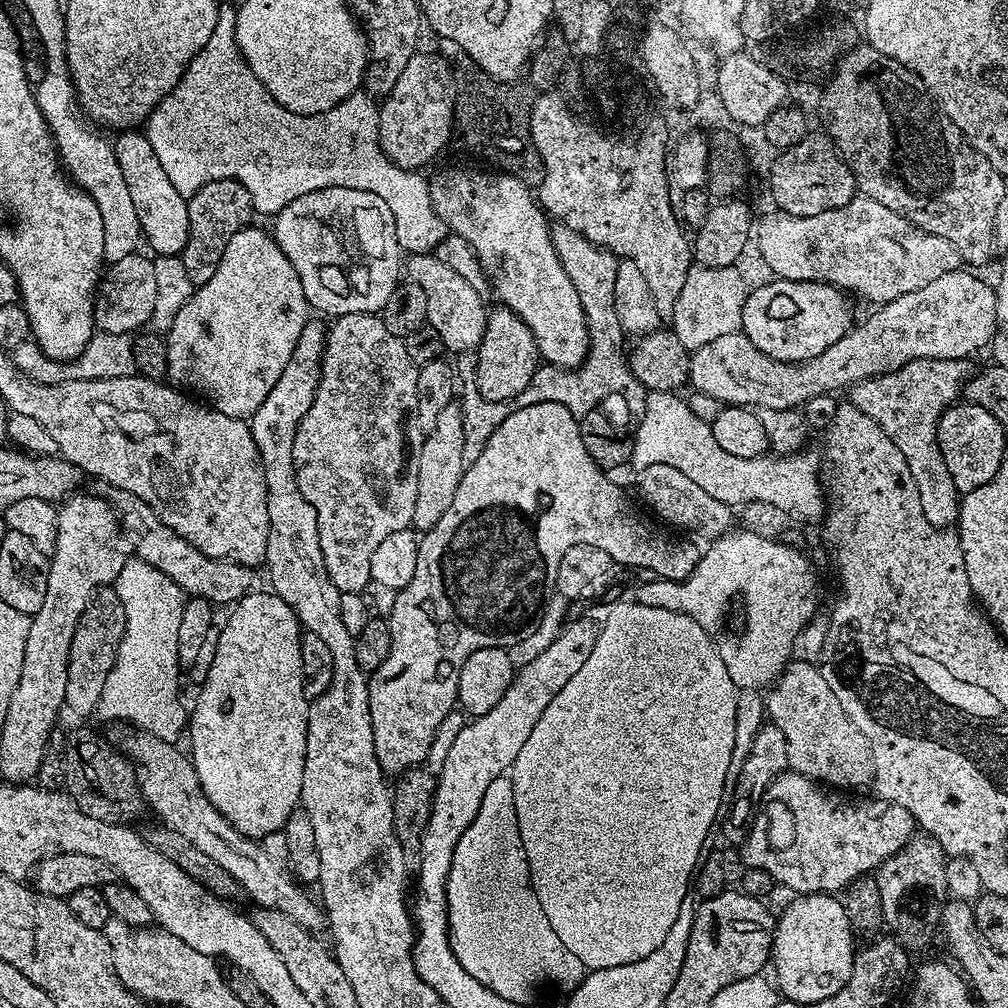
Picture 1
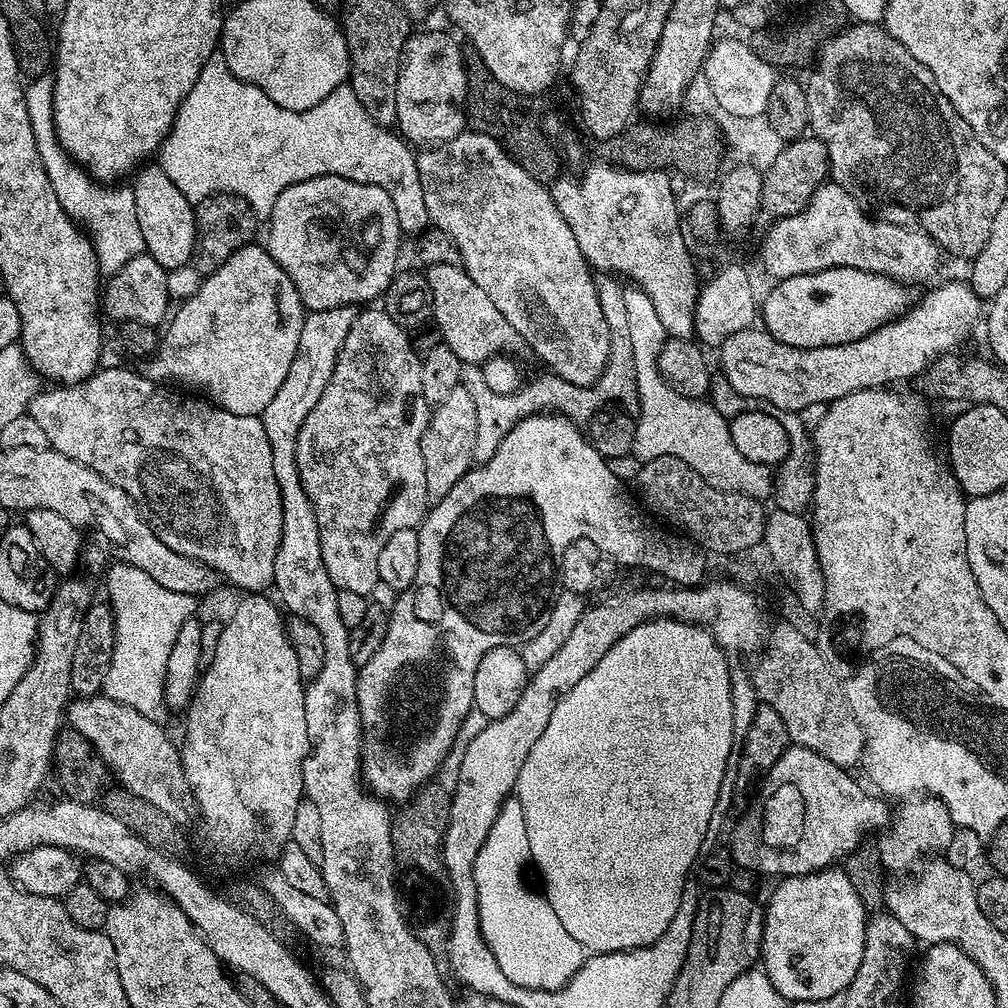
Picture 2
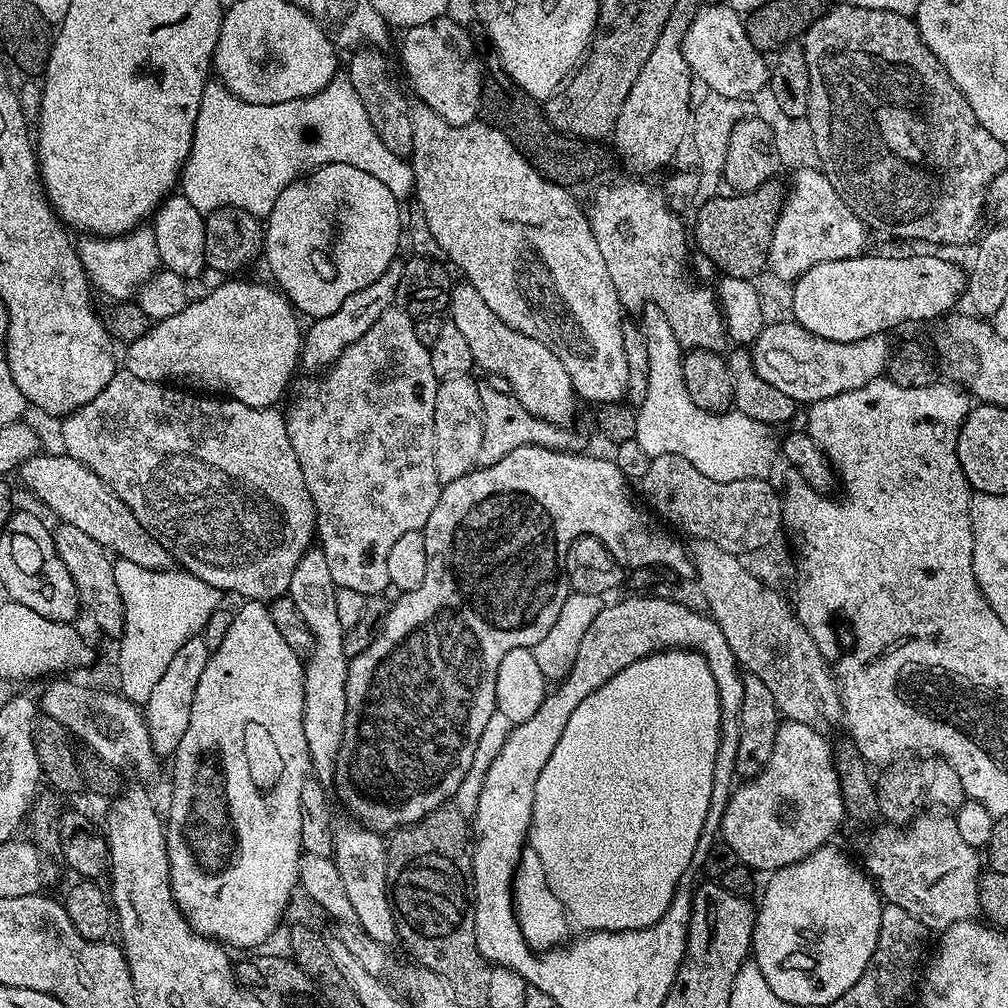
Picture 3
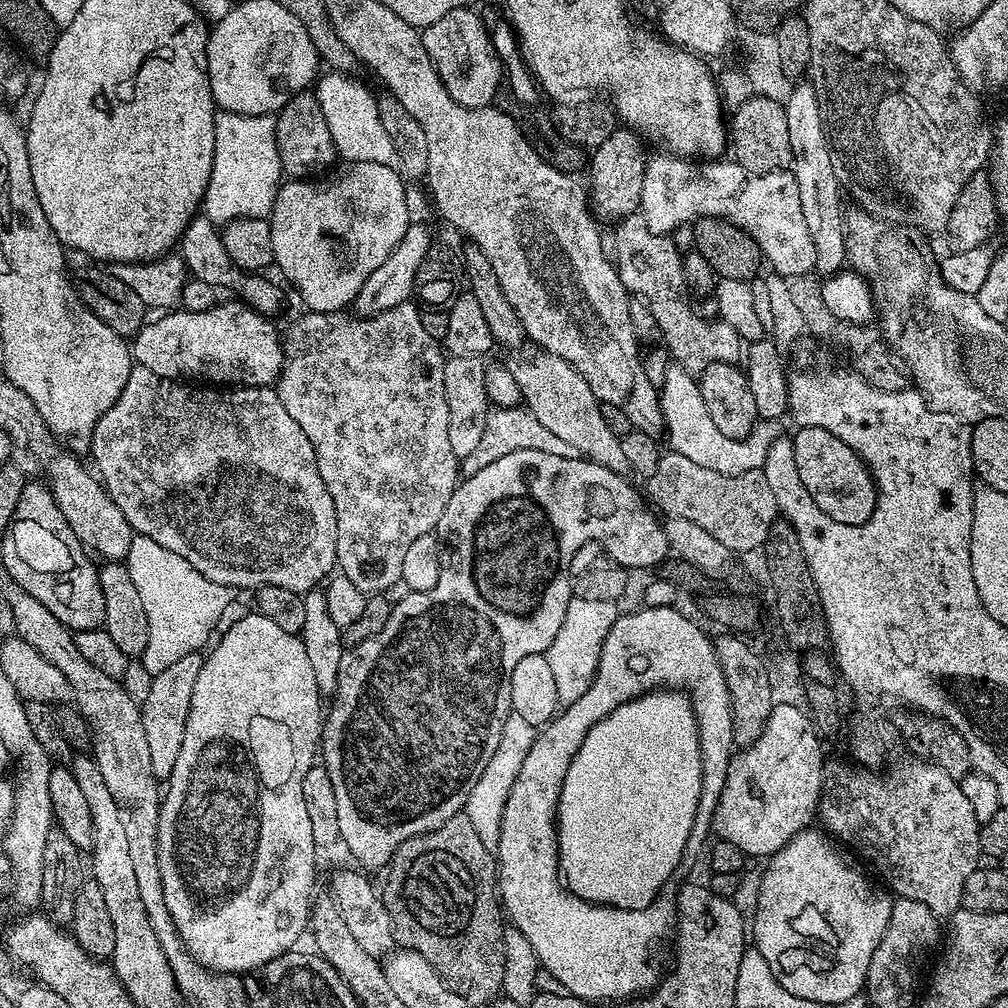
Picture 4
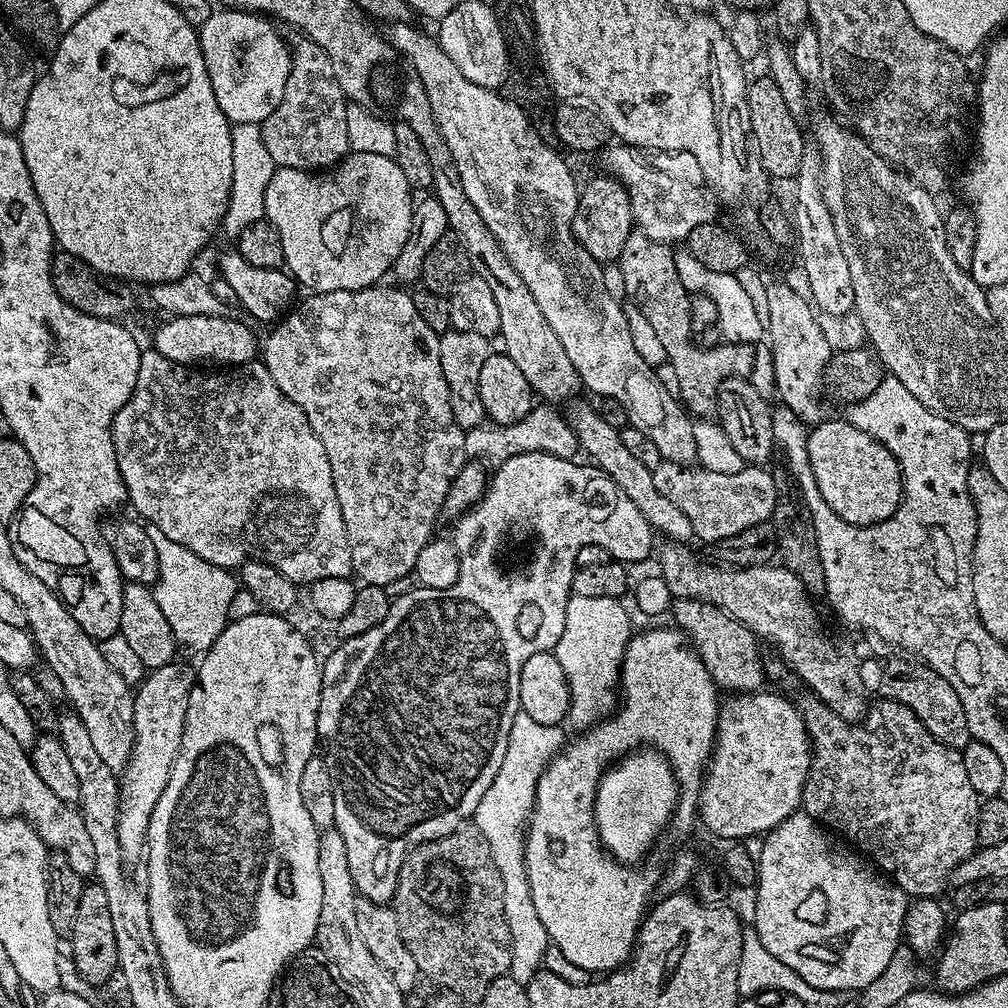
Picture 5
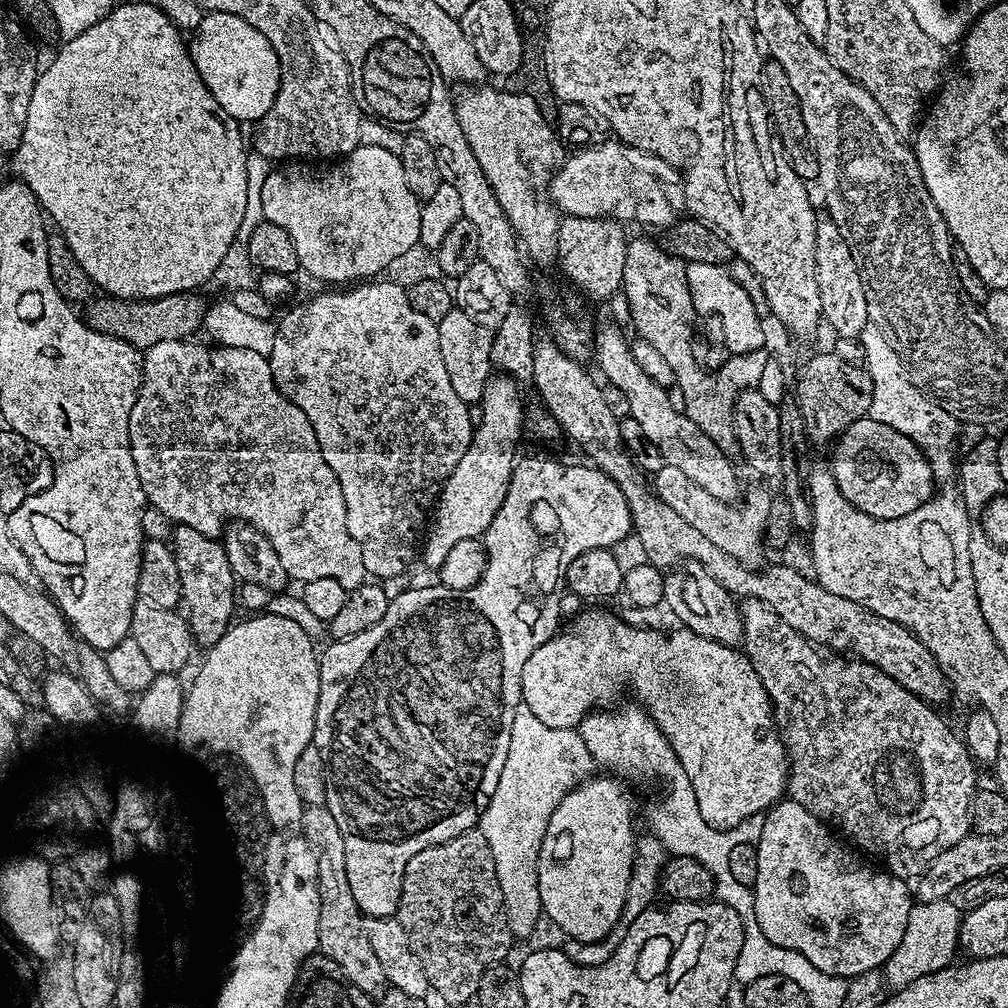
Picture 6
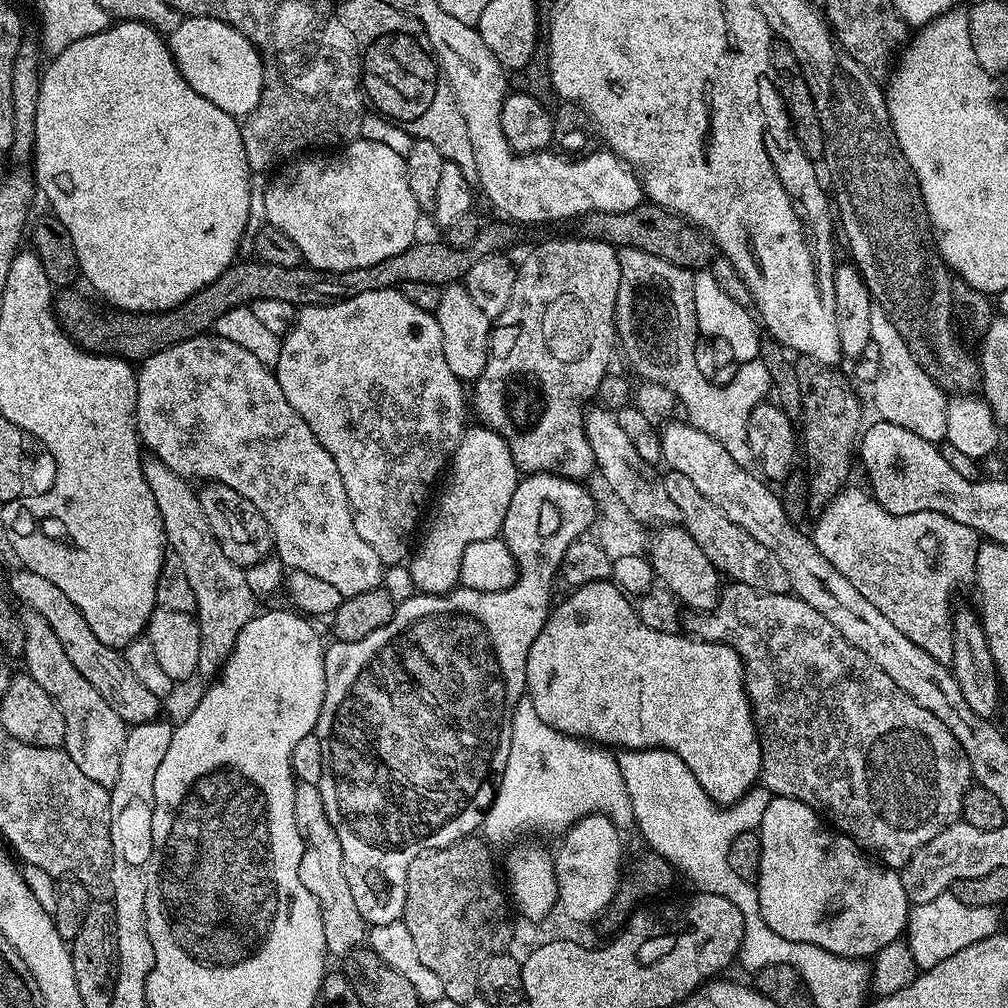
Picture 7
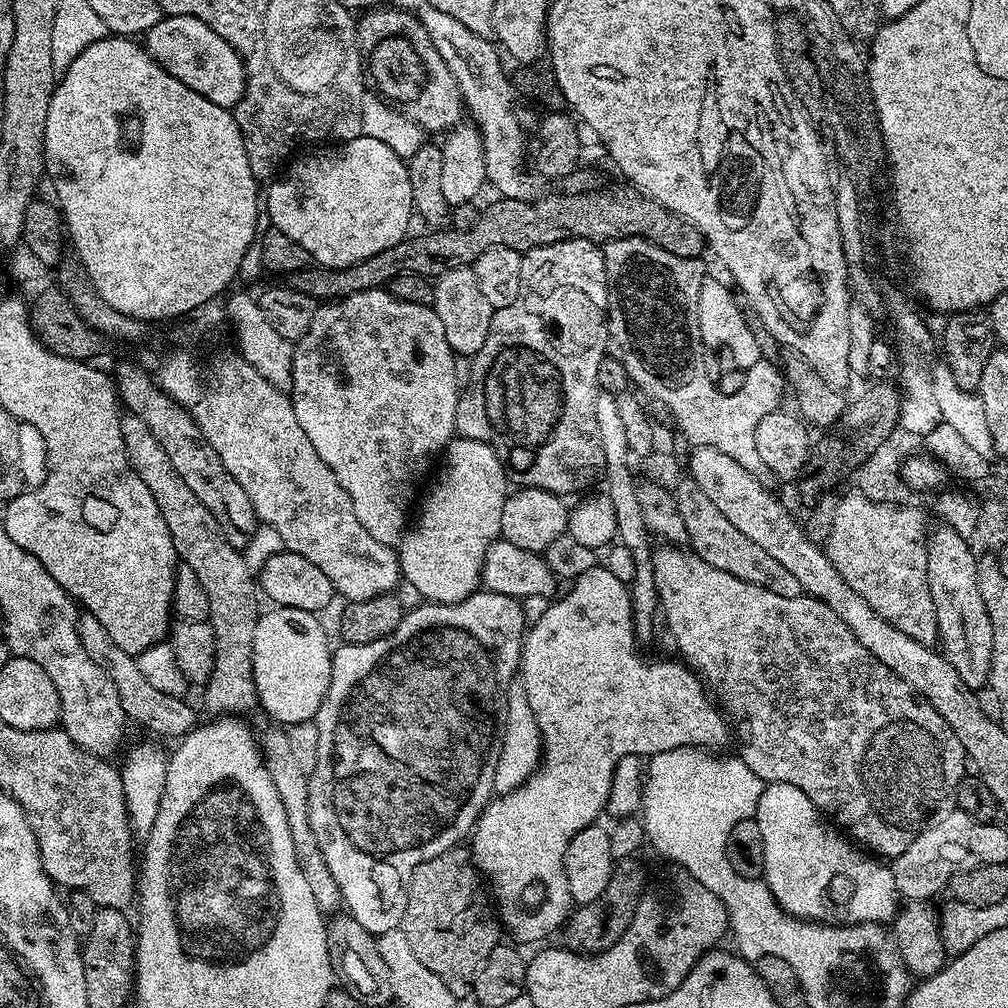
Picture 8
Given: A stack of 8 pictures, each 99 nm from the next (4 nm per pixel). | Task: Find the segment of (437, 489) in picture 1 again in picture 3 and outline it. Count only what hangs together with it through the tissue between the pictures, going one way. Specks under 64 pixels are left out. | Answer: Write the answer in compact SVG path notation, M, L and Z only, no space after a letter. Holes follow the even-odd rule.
M471 375L452 376L449 380L440 380L434 402L434 458L438 466L438 478L444 484L462 478L477 467L478 450L482 447L482 398L480 384L472 381Z

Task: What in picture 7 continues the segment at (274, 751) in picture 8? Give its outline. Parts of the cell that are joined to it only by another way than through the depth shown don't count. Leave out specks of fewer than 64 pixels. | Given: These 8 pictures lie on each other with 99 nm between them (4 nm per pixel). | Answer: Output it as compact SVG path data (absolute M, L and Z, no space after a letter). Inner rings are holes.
M297 783L294 790L294 822L298 826L298 834L304 843L304 853L300 863L300 877L314 894L322 914L322 934L326 934L328 952L346 954L353 948L363 945L366 940L366 925L362 914L358 914L358 905L354 903L354 894L350 894L350 882L346 882L346 870L342 858L342 846L334 828L326 818L325 807L322 806L320 789L314 784Z

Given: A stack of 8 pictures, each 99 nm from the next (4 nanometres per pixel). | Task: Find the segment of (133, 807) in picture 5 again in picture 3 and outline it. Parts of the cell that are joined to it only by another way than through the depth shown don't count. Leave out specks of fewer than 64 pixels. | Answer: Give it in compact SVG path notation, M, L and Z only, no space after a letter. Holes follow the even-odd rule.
M203 635L192 636L184 643L182 650L178 650L178 654L174 654L170 666L166 666L166 674L162 674L162 678L158 678L158 686L154 686L148 703L143 705L144 720L148 724L150 742L157 757L175 757L178 746L186 734L186 726L190 726L194 690L198 690L198 682L202 678L202 670L206 670L209 655L210 650L206 646Z

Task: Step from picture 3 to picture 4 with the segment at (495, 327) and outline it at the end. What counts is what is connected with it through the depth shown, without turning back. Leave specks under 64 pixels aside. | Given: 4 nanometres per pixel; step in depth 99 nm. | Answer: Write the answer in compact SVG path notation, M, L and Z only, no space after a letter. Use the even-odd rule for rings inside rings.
M540 350L535 354L537 356L507 361L510 374L514 374L514 382L518 382L523 407L532 412L534 418L546 426L546 430L553 431L558 438L574 445L583 459L593 460L598 466L606 466L621 474L627 473L630 465L620 445L620 437L612 433L610 426L606 426L600 399L594 390L590 390L586 378L582 378L582 374L578 374L570 362L558 358L553 352Z

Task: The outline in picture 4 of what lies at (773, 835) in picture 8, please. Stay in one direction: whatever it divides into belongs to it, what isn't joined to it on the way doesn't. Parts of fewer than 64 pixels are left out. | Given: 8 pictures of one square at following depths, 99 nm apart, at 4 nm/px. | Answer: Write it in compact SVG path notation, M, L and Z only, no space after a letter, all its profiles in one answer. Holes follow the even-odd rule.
M809 826L799 832L767 861L768 869L760 880L760 893L756 896L756 917L750 920L750 936L751 939L752 936L756 939L753 940L754 947L762 954L762 958L766 958L766 966L770 966L774 978L778 978L778 982L782 982L782 986L790 990L790 994L798 994L798 998L810 998L810 1002L818 1002L821 1006L835 1006L838 1002L846 1002L846 998L861 995L870 970L870 958L874 958L874 950L878 950L878 942L882 942L882 934L886 934L886 926L890 922L893 897L883 887L875 888L871 878L866 873L859 872L848 861L849 853L831 835L823 831L815 832L814 829L815 827Z

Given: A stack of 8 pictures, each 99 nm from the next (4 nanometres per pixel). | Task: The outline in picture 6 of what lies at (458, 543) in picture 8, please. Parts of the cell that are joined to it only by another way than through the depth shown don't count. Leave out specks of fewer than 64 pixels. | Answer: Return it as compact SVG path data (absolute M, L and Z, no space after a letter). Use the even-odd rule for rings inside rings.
M499 374L493 375L484 383L484 397L478 408L481 412L480 416L478 412L470 446L466 454L462 454L462 462L454 466L444 481L422 540L422 560L424 556L432 570L444 565L446 554L450 554L458 542L483 537L506 498L512 469L518 463L516 443L520 440L526 410L520 406L520 392L515 382Z

